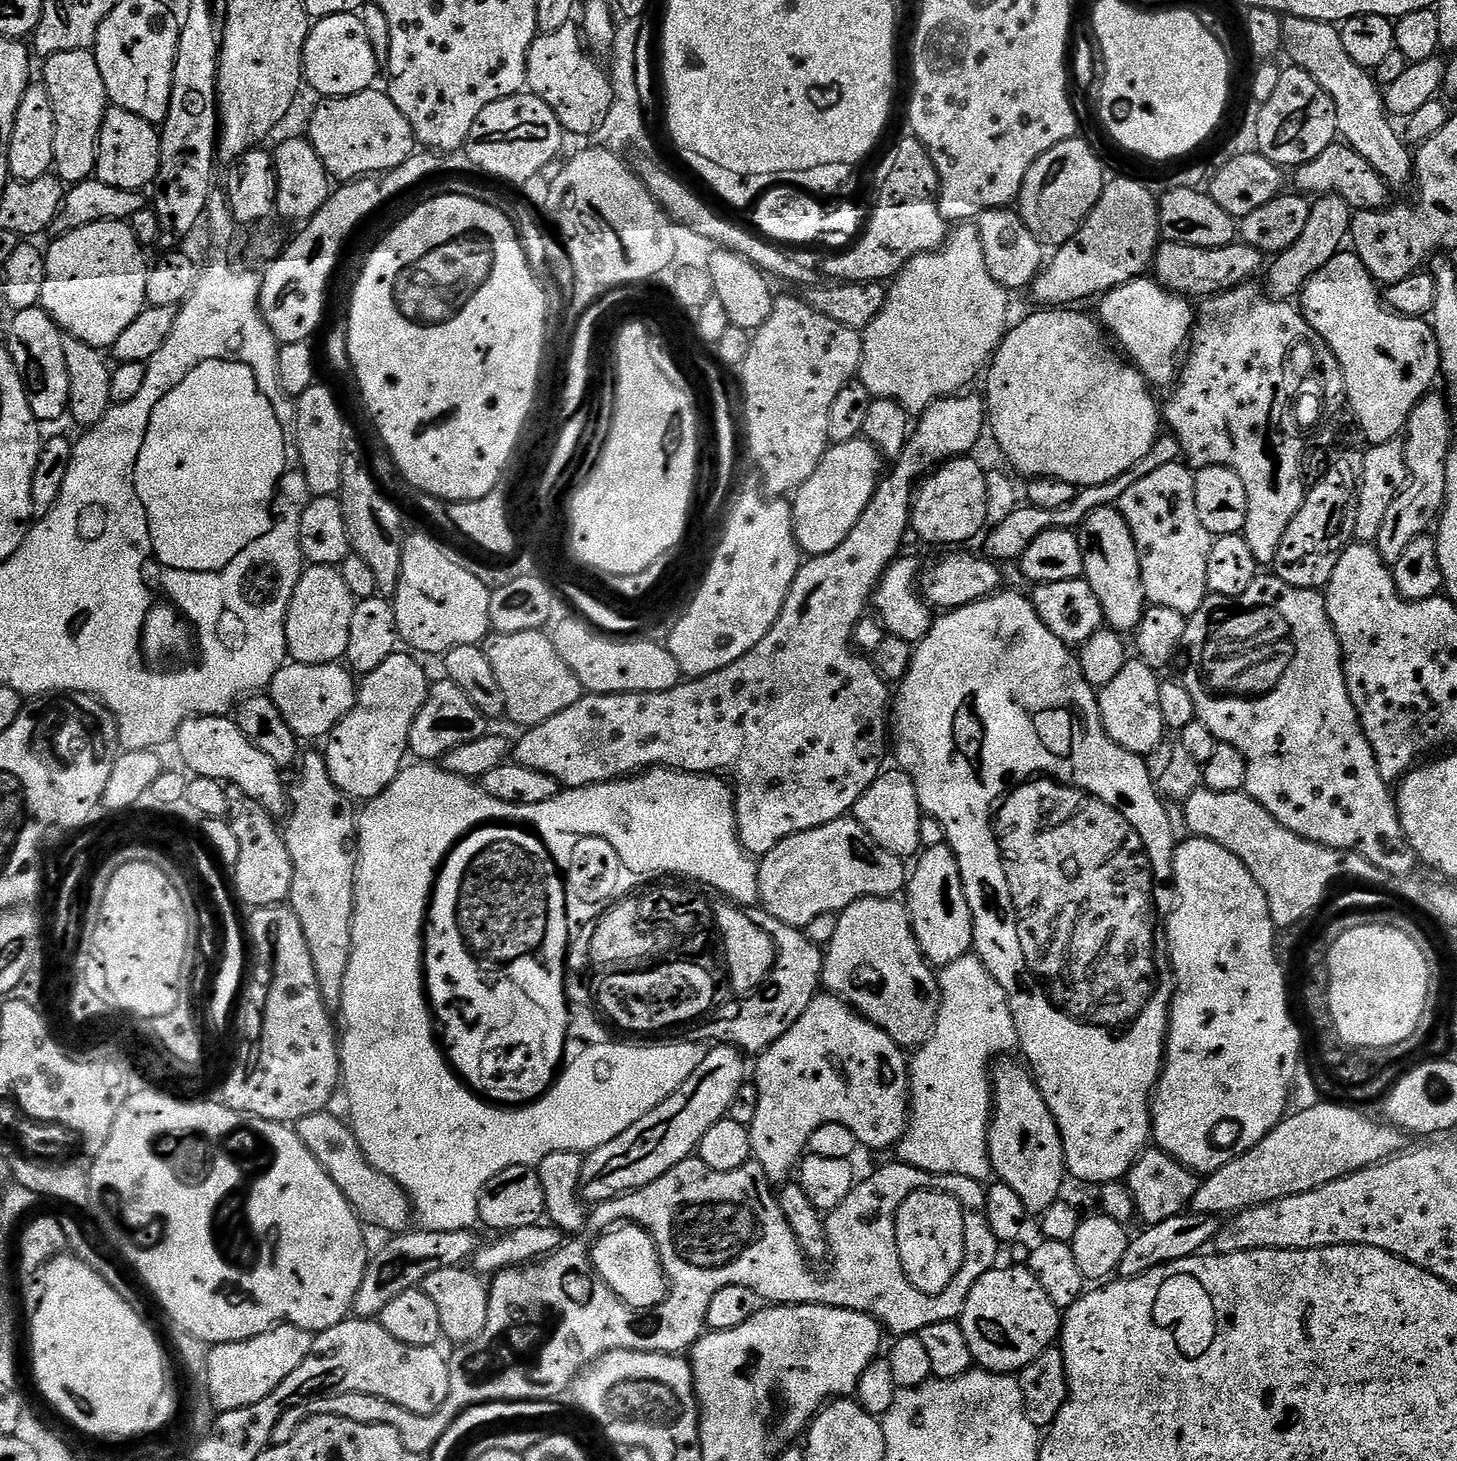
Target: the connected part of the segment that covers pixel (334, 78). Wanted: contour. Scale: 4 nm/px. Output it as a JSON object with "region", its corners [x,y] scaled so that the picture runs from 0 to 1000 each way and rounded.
{"region":[[[238,8],[231,11],[218,13],[212,18],[209,32],[209,53],[211,60],[218,63],[218,66],[240,66],[252,63],[258,55],[259,42],[251,26],[251,18],[246,10]]]}

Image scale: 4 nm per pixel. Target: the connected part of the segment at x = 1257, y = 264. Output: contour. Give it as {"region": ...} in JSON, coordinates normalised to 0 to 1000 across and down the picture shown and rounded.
{"region":[[[802,164],[797,166],[793,170],[792,191],[801,200],[806,200],[809,203],[831,204],[839,200],[844,200],[844,198],[849,197],[850,194],[861,192],[863,191],[861,189],[865,185],[865,188],[868,183],[868,173],[853,166],[846,166],[838,170],[823,170]]]}

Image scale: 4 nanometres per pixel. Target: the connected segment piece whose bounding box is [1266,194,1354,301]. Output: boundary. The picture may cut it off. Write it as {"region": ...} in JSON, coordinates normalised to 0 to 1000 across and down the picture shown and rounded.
{"region":[[[915,133],[905,135],[900,140],[899,149],[894,160],[891,160],[891,166],[888,166],[888,168],[885,168],[882,172],[878,173],[874,177],[876,178],[874,181],[872,179],[869,186],[871,197],[870,199],[877,205],[886,206],[892,203],[895,194],[923,169],[928,157],[929,147],[929,144],[920,134]]]}

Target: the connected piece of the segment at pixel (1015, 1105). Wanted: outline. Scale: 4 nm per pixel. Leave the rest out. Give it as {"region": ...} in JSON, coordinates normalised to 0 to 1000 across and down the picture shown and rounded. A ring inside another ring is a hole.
{"region":[[[697,724],[684,725],[679,732],[681,767],[678,769],[678,792],[683,807],[701,820],[706,830],[716,831],[730,817],[730,782],[708,733],[699,725],[695,725]]]}

